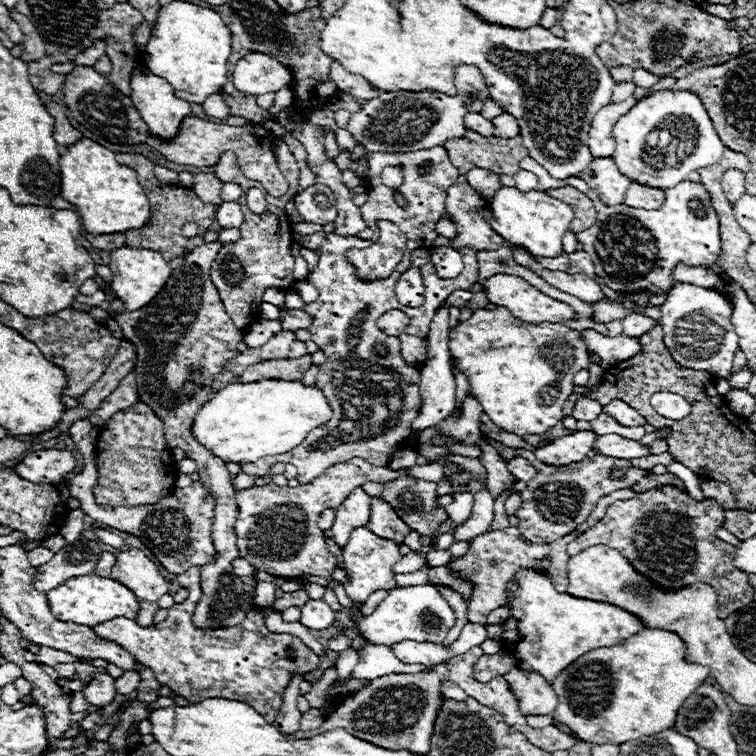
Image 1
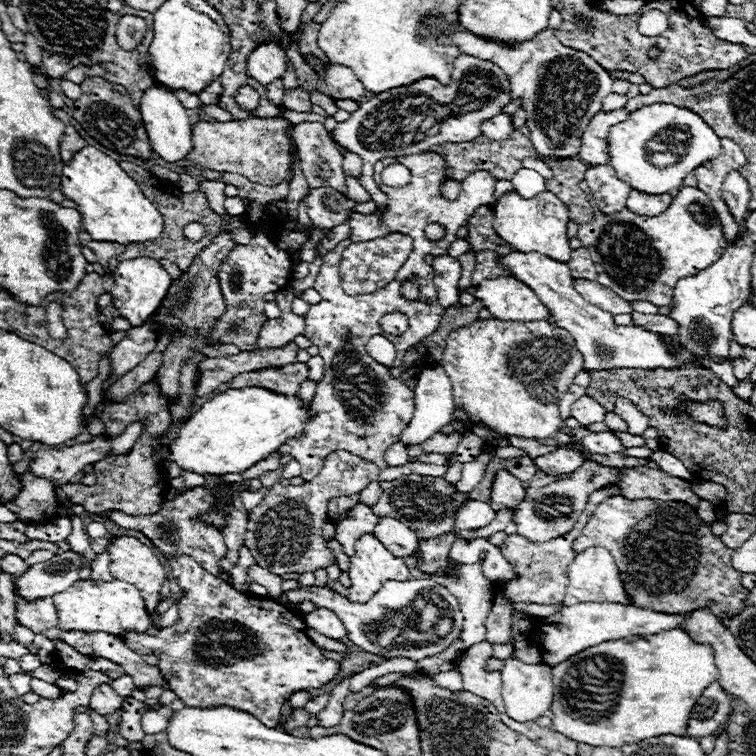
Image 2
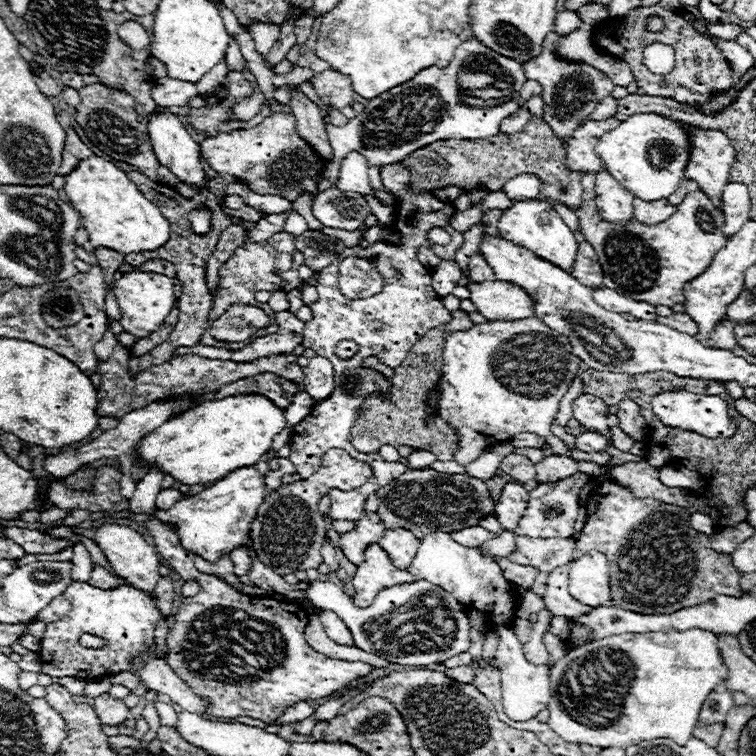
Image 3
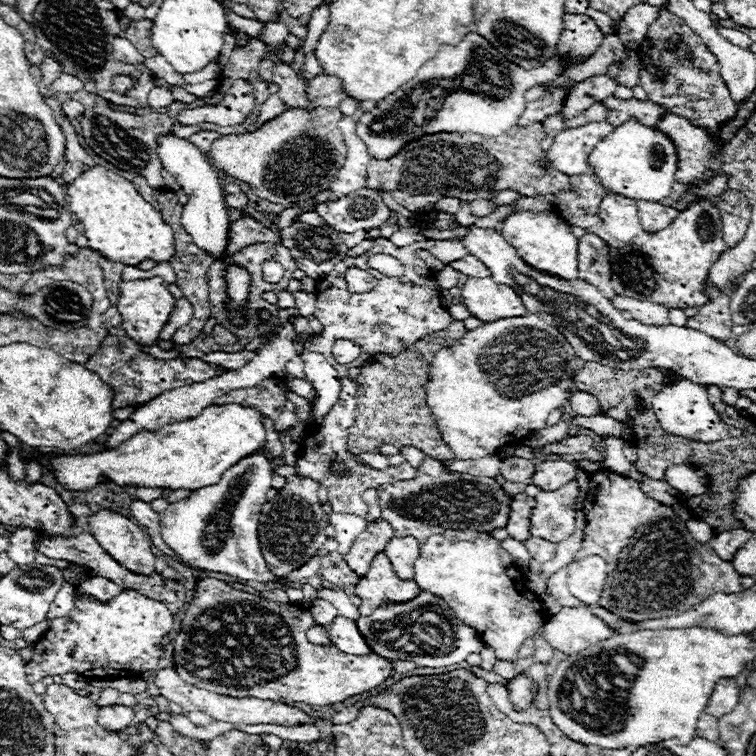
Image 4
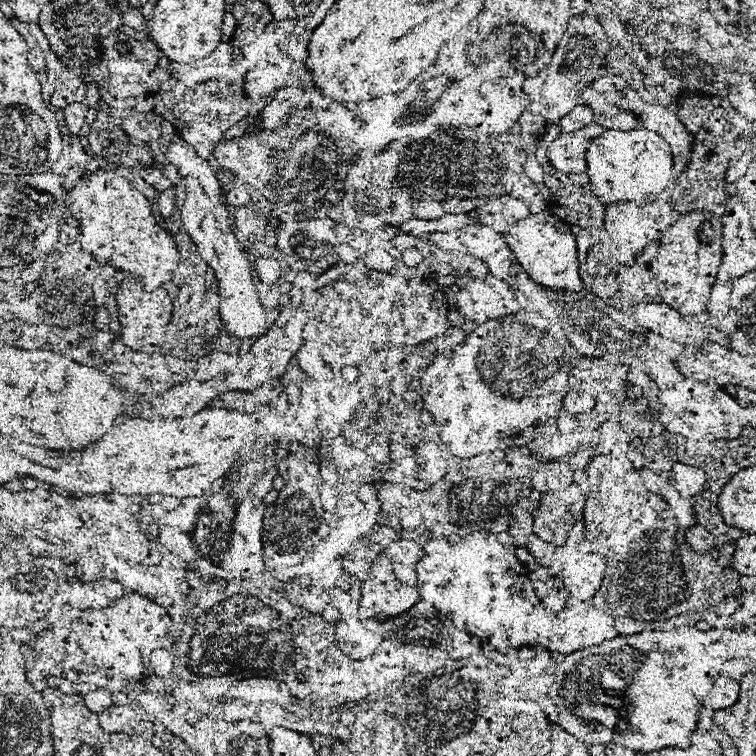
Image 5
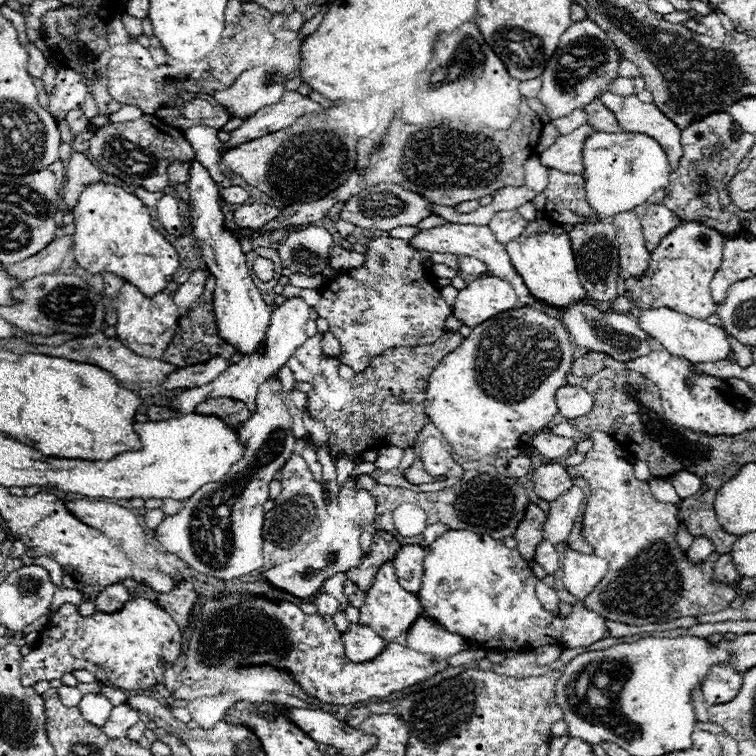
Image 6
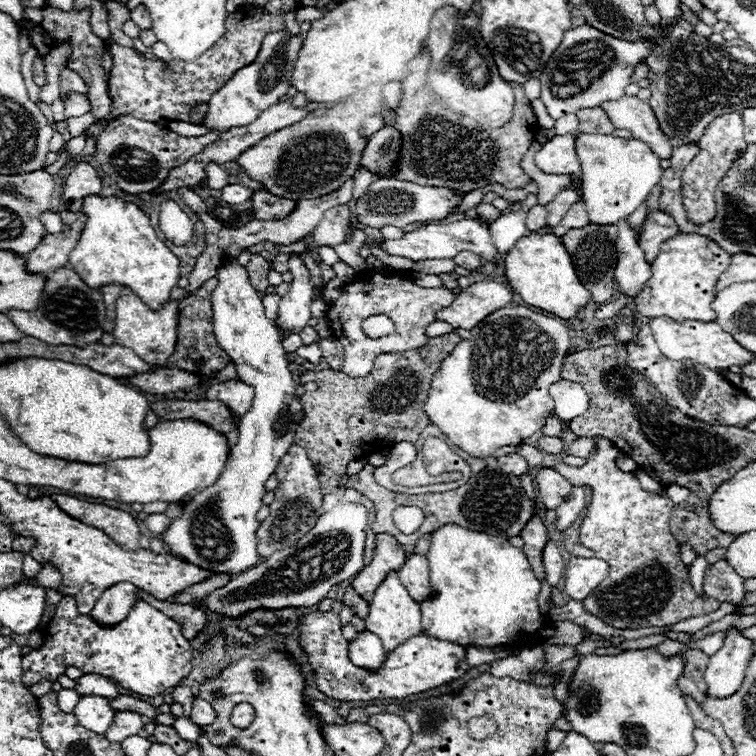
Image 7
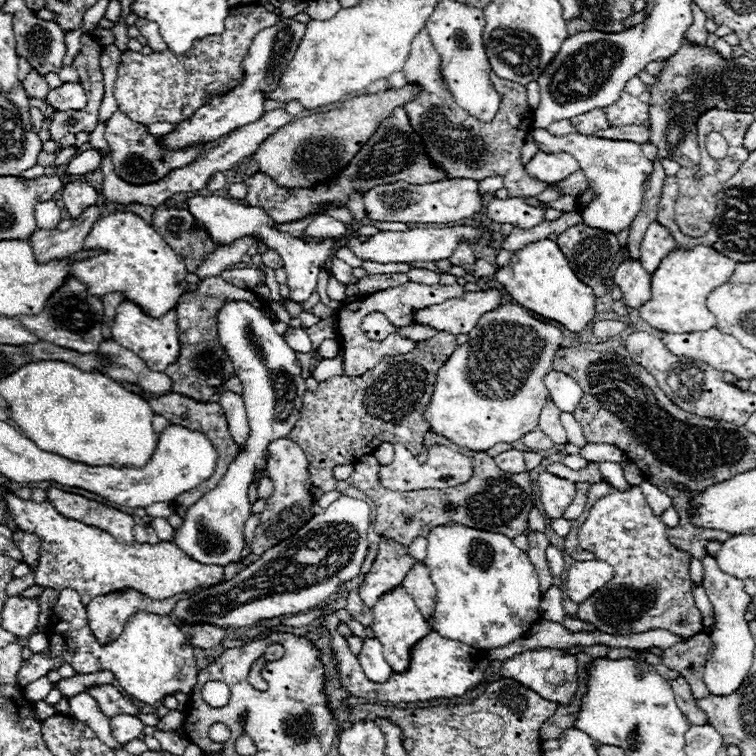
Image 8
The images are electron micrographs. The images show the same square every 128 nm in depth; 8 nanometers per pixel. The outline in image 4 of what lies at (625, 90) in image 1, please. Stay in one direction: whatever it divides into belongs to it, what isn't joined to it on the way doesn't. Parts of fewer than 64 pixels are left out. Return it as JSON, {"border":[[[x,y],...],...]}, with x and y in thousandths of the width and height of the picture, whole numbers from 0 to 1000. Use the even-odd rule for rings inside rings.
{"border":[[[788,135],[778,146],[767,148],[762,156],[749,159],[749,167],[772,167],[778,161],[796,161],[796,159],[802,159],[802,153],[804,153],[802,140],[796,135]]]}

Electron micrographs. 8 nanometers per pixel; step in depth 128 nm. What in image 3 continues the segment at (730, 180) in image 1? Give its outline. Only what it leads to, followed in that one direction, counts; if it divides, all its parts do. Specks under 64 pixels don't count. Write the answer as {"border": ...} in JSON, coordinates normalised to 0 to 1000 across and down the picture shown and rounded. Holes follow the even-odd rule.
{"border":[[[963,241],[958,246],[955,280],[958,280],[958,288],[960,288],[960,299],[958,299],[960,315],[974,310],[974,304],[979,304],[984,299],[984,294],[992,291],[992,286],[989,286],[989,280],[992,280],[992,254],[981,241]]]}

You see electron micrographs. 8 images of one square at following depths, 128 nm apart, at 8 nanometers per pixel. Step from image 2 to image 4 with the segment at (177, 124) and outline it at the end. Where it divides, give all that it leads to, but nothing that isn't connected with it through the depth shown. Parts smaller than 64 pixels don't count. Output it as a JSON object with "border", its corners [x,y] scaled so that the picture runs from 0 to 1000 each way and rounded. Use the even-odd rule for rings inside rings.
{"border":[[[228,175],[209,180],[206,198],[209,198],[214,220],[233,235],[233,241],[241,246],[241,251],[251,259],[249,270],[243,270],[238,296],[243,299],[243,304],[249,304],[249,310],[254,312],[259,325],[265,325],[267,331],[275,331],[275,336],[280,336],[286,344],[296,341],[304,294],[302,294],[302,283],[299,283],[299,272],[296,272],[296,254],[294,254],[288,230],[283,228],[280,217],[272,212],[272,206],[265,201],[262,193],[257,193],[254,188],[249,188],[243,183],[235,183]]]}

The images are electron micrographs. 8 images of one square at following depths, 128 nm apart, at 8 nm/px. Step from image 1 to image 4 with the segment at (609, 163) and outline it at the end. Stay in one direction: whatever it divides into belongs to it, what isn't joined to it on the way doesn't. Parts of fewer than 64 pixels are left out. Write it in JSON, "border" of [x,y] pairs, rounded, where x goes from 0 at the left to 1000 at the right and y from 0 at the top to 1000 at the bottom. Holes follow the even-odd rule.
{"border":[[[804,254],[796,262],[791,280],[802,296],[802,307],[817,317],[833,317],[849,304],[841,265],[836,262]]]}

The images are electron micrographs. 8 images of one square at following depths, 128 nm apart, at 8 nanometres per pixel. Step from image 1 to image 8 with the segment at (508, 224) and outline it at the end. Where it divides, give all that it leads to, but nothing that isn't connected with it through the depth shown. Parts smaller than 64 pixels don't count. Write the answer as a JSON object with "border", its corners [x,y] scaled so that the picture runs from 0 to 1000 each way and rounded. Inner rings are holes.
{"border":[[[712,317],[704,323],[696,323],[690,331],[680,333],[675,347],[664,352],[653,368],[667,378],[667,384],[693,407],[722,418],[728,423],[741,426],[754,439],[767,439],[780,423],[786,423],[788,415],[788,399],[786,386],[780,378],[765,370],[759,357],[754,354],[749,339],[738,328],[733,317]]]}

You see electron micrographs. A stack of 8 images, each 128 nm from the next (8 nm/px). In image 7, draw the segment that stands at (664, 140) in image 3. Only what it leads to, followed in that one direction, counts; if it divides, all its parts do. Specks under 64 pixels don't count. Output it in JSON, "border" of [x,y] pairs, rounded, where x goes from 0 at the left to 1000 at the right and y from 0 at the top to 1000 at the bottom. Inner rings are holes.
{"border":[[[765,177],[762,201],[770,217],[770,259],[783,296],[815,296],[820,288],[831,288],[847,270],[854,267],[878,228],[873,206],[868,206],[854,188],[841,183]]]}

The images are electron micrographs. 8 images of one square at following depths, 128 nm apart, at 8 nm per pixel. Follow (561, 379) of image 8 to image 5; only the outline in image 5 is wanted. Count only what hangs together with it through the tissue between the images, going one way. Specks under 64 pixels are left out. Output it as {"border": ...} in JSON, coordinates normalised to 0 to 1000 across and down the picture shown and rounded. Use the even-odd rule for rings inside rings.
{"border":[[[754,519],[746,529],[746,537],[754,548],[778,548],[788,536],[788,530],[783,524],[772,521],[772,519]]]}

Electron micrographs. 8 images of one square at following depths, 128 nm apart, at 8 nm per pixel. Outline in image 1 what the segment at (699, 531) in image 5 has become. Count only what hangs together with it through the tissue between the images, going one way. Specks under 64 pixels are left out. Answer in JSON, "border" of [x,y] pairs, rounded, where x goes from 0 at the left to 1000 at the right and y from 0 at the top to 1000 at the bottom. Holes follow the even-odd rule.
{"border":[[[892,611],[892,614],[884,616],[884,624],[889,624],[892,630],[897,630],[905,638],[905,643],[915,653],[915,659],[929,659],[931,656],[929,648],[926,648],[926,632],[913,619],[902,616],[899,611]]]}

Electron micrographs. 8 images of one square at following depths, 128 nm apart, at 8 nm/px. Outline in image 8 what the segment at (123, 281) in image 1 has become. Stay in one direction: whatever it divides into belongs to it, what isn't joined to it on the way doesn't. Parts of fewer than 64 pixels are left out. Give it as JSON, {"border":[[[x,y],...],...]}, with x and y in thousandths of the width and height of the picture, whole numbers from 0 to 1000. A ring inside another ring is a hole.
{"border":[[[164,397],[153,407],[153,421],[148,429],[148,450],[153,450],[159,458],[175,463],[177,468],[183,468],[193,479],[196,487],[217,492],[238,468],[233,410],[225,410],[212,421],[201,421],[201,418],[190,415],[190,410],[183,402]]]}

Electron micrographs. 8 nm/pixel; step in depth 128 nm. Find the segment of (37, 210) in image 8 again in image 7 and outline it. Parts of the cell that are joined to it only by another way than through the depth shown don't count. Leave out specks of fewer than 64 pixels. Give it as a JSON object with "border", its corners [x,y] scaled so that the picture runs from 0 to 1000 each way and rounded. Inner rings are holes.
{"border":[[[61,280],[61,283],[56,283],[53,286],[53,291],[56,291],[56,296],[61,299],[61,304],[63,307],[79,307],[82,304],[82,291],[79,291],[79,283],[71,283],[71,280]]]}

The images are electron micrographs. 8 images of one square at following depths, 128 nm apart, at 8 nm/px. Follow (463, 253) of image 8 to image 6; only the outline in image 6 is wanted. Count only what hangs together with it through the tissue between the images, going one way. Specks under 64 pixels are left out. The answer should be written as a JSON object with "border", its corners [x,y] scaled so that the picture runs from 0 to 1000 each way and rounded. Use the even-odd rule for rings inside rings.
{"border":[[[608,339],[606,354],[608,354],[608,362],[616,362],[616,365],[635,365],[646,357],[640,352],[640,347],[635,347],[632,341],[624,341],[624,339]]]}

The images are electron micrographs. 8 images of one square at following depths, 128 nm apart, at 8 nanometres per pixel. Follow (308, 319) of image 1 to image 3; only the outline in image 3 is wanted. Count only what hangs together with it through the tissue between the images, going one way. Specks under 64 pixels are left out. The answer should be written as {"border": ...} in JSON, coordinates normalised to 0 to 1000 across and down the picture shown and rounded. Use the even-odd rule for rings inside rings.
{"border":[[[368,413],[365,415],[368,437],[362,442],[341,444],[325,460],[307,466],[310,479],[333,479],[347,471],[360,468],[384,468],[394,455],[399,455],[402,426],[394,423],[386,413]]]}

